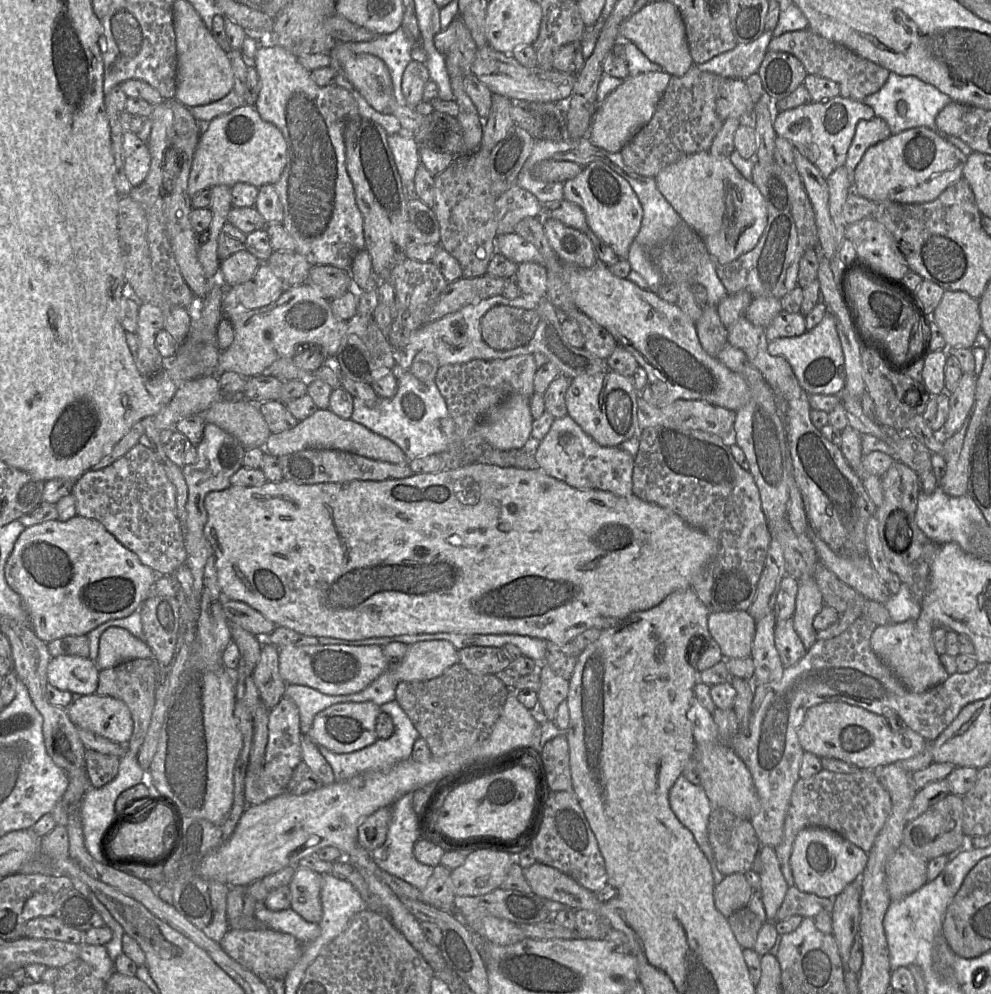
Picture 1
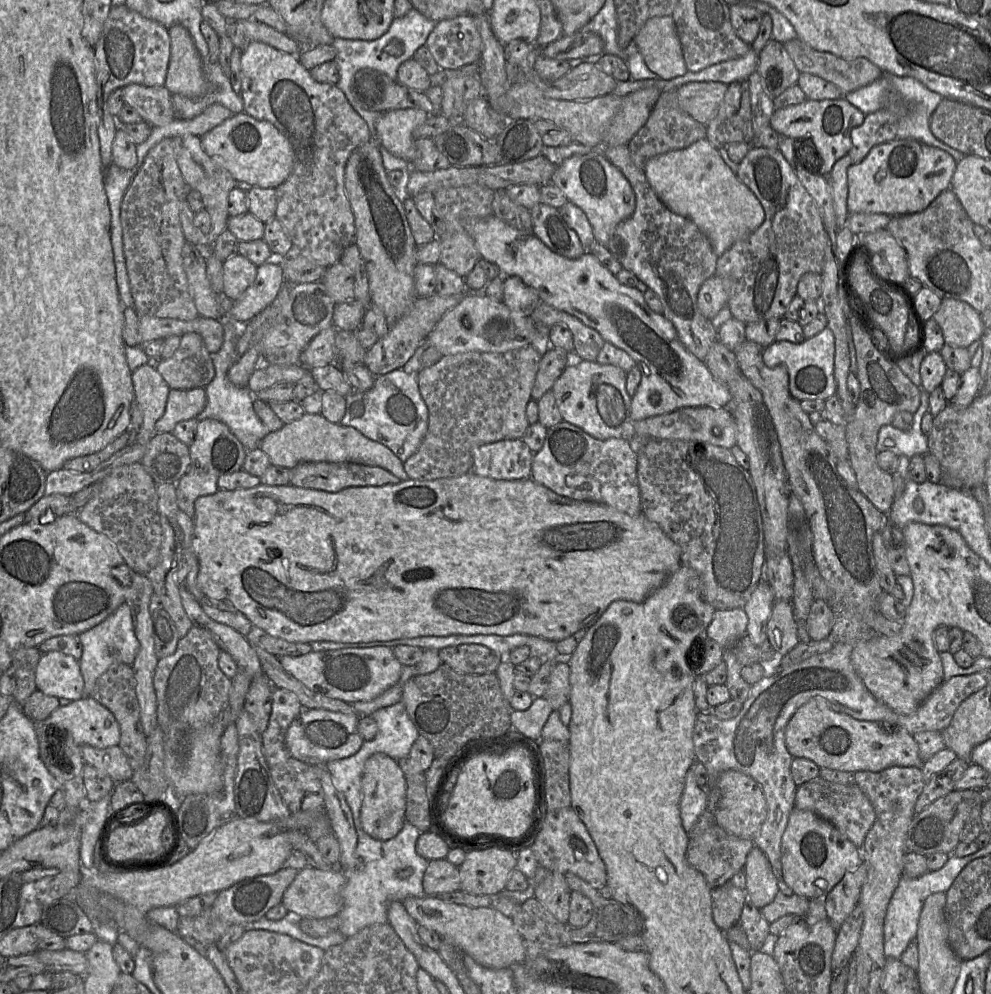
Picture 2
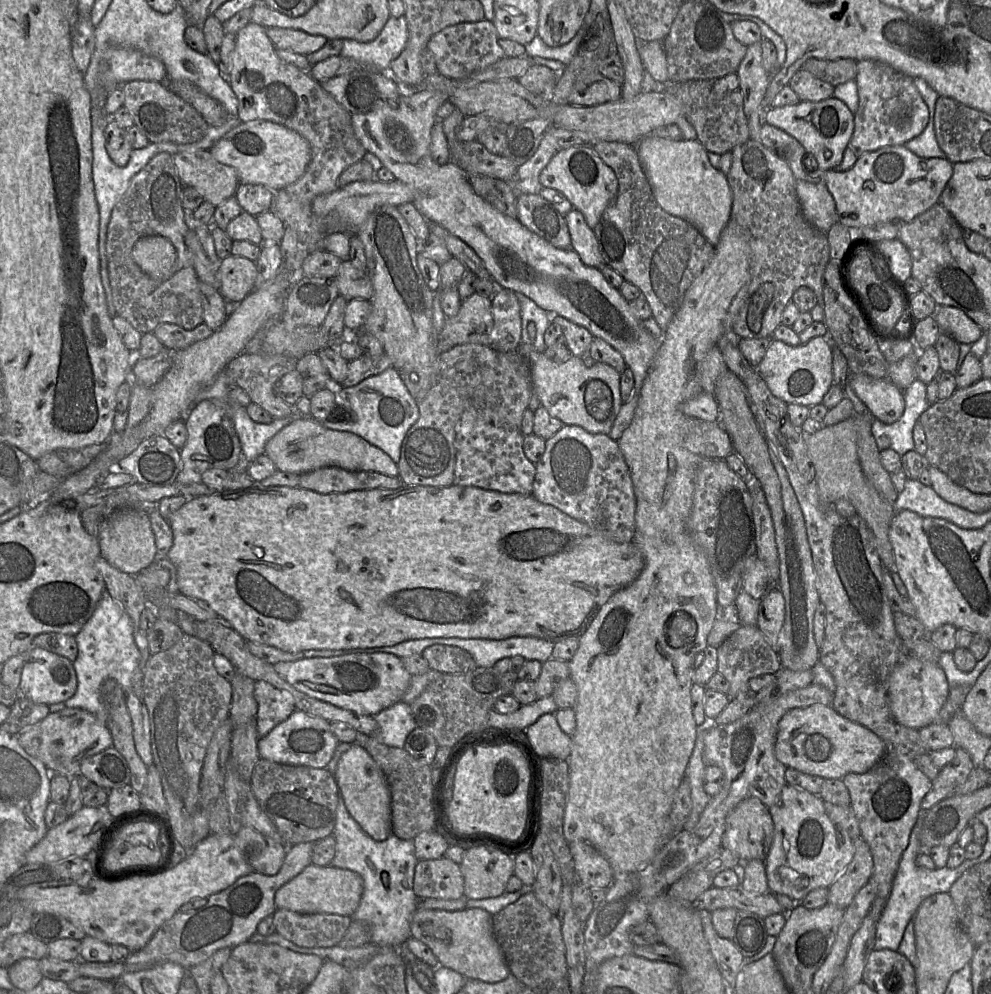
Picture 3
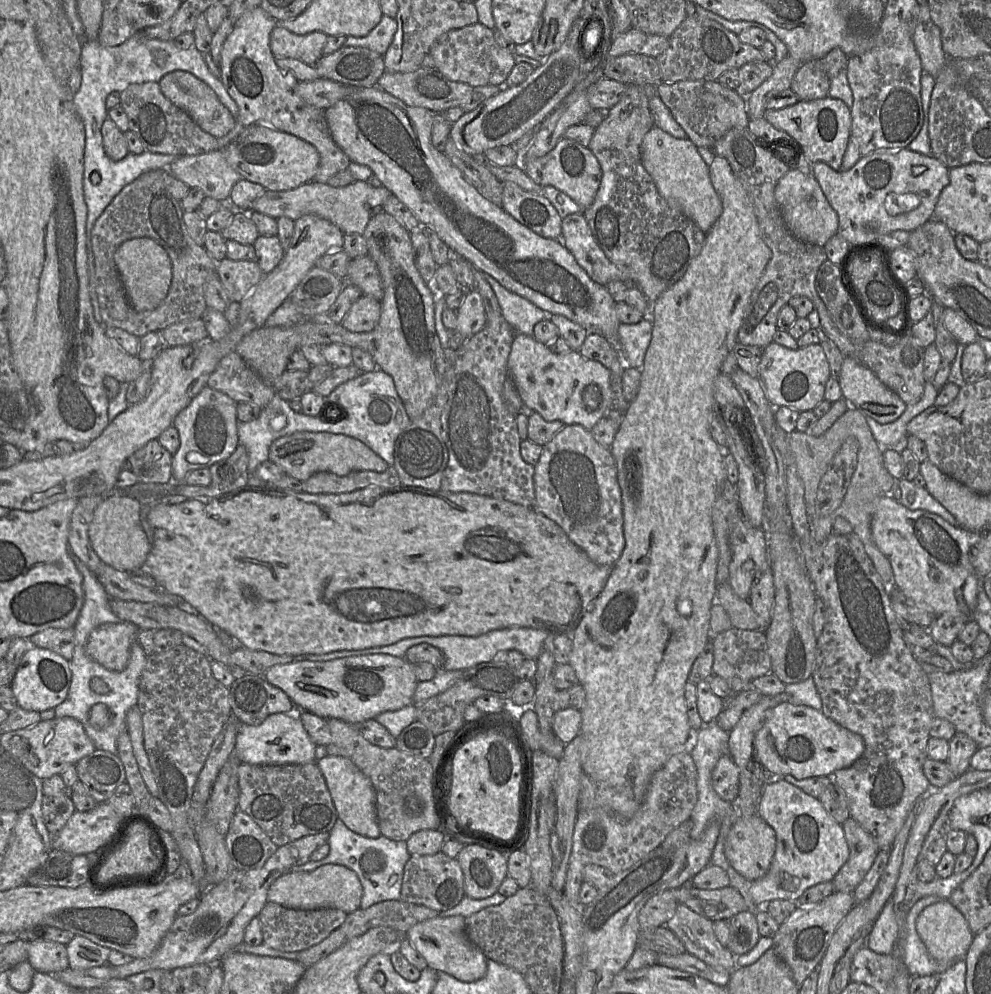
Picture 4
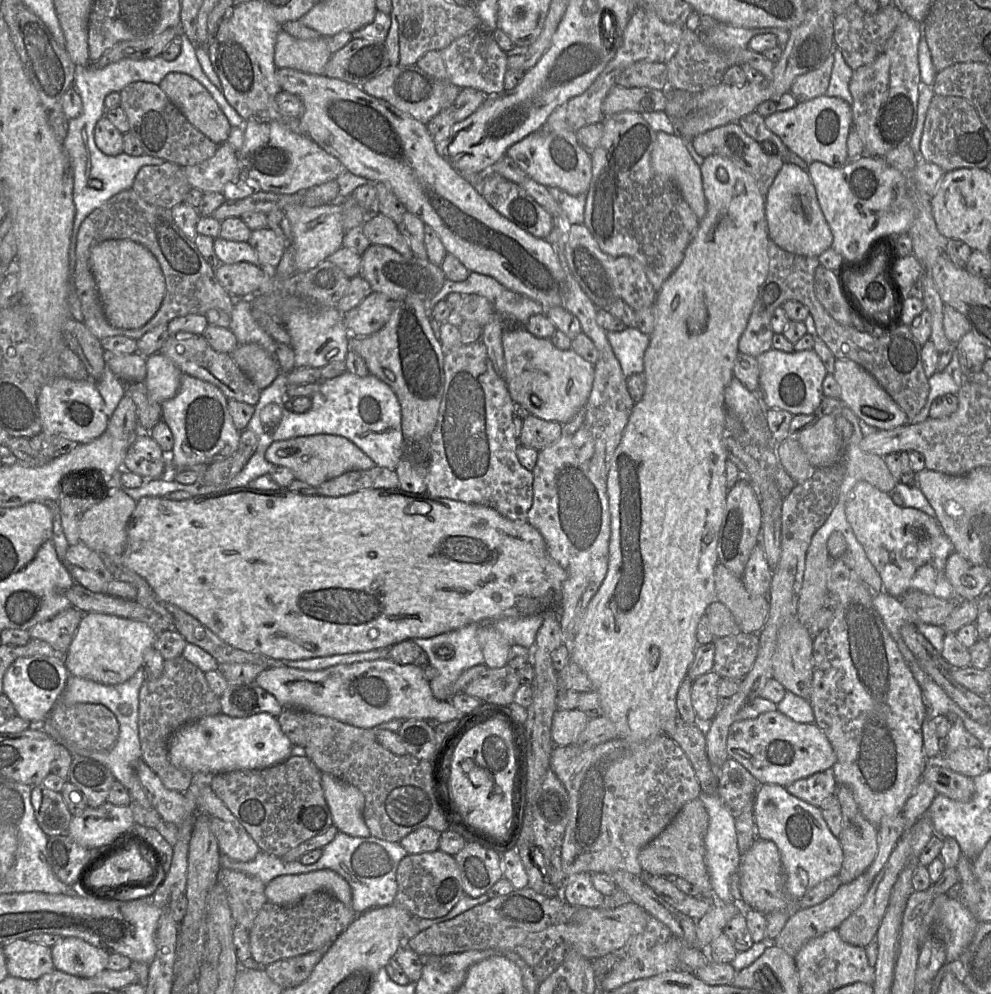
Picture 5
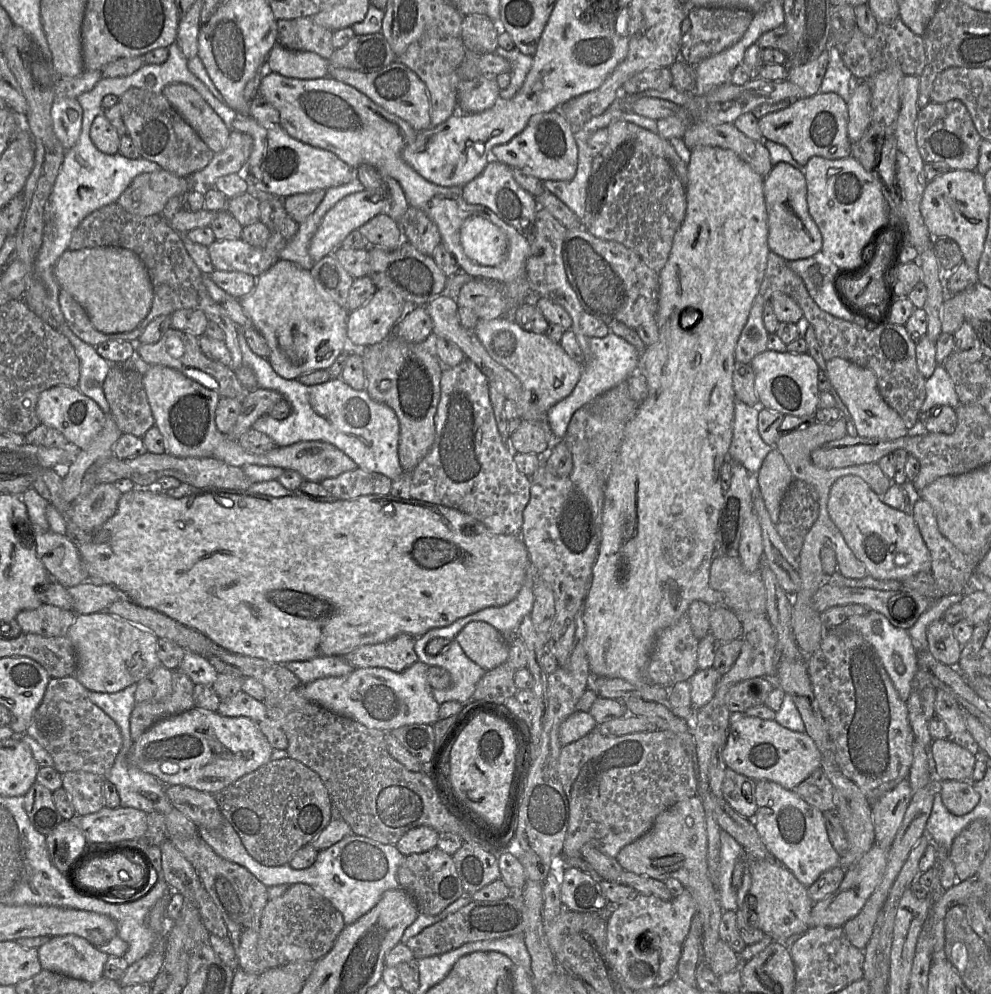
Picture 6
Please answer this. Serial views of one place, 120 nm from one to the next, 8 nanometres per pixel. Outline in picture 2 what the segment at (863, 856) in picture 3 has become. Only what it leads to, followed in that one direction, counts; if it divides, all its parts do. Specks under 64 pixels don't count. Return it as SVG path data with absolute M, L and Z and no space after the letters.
M866 863L848 871L841 881L826 895L828 919L836 930L858 905L862 887L867 878Z

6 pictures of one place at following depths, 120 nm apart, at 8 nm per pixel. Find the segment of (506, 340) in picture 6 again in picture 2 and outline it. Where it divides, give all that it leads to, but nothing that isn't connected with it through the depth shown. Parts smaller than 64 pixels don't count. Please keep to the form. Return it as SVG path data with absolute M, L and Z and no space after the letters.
M572 359L551 389L562 421L579 427L598 440L622 438L623 434L626 434L628 430L632 430L633 423L630 417L632 398L626 391L626 377L627 373L617 366L602 365L596 361Z

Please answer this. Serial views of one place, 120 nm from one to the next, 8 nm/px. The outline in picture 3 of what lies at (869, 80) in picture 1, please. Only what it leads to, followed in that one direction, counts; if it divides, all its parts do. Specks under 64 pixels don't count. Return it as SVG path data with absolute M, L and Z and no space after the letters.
M811 58L802 65L801 69L835 87L847 81L855 80L857 61L848 58L837 60Z

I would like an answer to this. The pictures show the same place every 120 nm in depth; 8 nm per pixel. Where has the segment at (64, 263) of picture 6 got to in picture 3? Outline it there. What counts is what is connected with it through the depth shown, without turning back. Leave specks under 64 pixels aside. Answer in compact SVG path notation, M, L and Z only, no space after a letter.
M164 236L140 238L132 249L132 257L141 270L155 280L164 281L175 272L177 251Z

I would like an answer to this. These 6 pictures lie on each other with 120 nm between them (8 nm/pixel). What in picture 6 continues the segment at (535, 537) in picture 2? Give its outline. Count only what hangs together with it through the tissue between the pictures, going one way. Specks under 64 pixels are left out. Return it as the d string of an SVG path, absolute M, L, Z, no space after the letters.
M134 488L133 490L121 495L115 514L109 518L99 529L91 533L91 540L78 547L82 561L84 562L88 573L89 580L86 582L112 585L120 590L123 595L134 604L143 608L156 610L178 623L197 630L206 635L213 643L224 648L225 650L249 657L264 659L273 663L286 664L292 661L305 661L321 656L340 656L348 654L354 649L364 646L383 643L401 634L409 634L415 638L425 634L433 628L446 627L456 620L478 612L488 607L500 607L512 601L521 590L531 568L528 551L519 534L501 535L491 532L480 521L463 513L459 510L436 505L421 500L408 498L401 499L397 497L366 495L351 500L335 500L332 502L315 502L298 497L297 495L285 497L271 497L251 493L247 490L218 490L211 488L192 489L191 493L182 498L172 498L164 491L158 491L151 488Z

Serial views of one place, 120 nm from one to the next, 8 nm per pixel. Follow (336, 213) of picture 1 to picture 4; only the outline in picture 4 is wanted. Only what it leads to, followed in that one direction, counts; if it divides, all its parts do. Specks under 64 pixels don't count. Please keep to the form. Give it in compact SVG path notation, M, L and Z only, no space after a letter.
M261 6L246 12L235 22L221 51L220 79L238 106L238 123L245 127L267 124L313 145L320 155L313 181L327 183L335 174L347 170L351 161L333 140L324 110L302 100L295 93L299 83L296 77L277 66L270 47L270 35L276 22Z

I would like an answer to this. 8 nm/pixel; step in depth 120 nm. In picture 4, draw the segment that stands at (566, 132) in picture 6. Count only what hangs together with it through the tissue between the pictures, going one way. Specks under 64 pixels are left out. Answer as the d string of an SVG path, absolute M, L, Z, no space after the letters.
M562 137L546 155L519 166L541 187L553 186L568 195L582 208L583 215L594 202L602 179L600 164L590 149L566 137Z

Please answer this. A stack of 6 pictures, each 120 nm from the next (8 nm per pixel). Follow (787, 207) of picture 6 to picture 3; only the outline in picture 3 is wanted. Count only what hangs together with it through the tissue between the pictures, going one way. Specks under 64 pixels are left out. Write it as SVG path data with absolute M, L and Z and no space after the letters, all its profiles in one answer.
M795 181L795 189L801 213L816 229L827 231L838 222L835 201L824 182Z

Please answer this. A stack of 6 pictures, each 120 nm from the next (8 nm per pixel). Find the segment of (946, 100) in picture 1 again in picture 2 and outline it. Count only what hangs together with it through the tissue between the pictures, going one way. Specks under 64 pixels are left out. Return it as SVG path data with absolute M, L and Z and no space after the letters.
M883 74L881 78L877 79L870 85L847 93L843 95L842 98L847 100L865 115L889 107L892 105L893 99L899 99L900 102L903 102L909 106L909 111L905 116L899 119L896 139L915 140L925 145L939 148L950 154L956 162L959 162L965 157L963 153L939 141L932 134L930 129L930 119L943 97L938 93L929 90L920 81L914 78Z

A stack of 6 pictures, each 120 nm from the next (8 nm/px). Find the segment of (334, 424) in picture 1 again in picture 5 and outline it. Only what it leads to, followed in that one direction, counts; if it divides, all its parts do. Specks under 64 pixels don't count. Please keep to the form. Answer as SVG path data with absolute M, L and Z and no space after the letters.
M329 434L302 436L273 442L265 452L265 459L275 466L290 469L296 480L315 488L346 472L375 467L375 463L351 441L342 436Z

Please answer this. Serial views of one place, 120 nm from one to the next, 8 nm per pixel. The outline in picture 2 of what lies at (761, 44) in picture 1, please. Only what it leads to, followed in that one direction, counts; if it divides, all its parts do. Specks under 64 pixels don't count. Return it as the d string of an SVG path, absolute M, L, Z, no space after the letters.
M749 50L745 55L709 66L699 72L688 72L671 80L657 79L656 85L662 91L677 90L688 83L720 82L730 84L741 83L757 71L759 54Z

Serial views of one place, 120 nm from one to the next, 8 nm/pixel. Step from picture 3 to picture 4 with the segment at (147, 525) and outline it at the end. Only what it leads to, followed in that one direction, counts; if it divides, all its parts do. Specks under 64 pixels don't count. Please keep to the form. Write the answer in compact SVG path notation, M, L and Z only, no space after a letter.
M117 490L99 504L89 525L91 545L99 558L107 565L129 573L140 573L151 549L150 540L141 525L141 503L128 494Z

